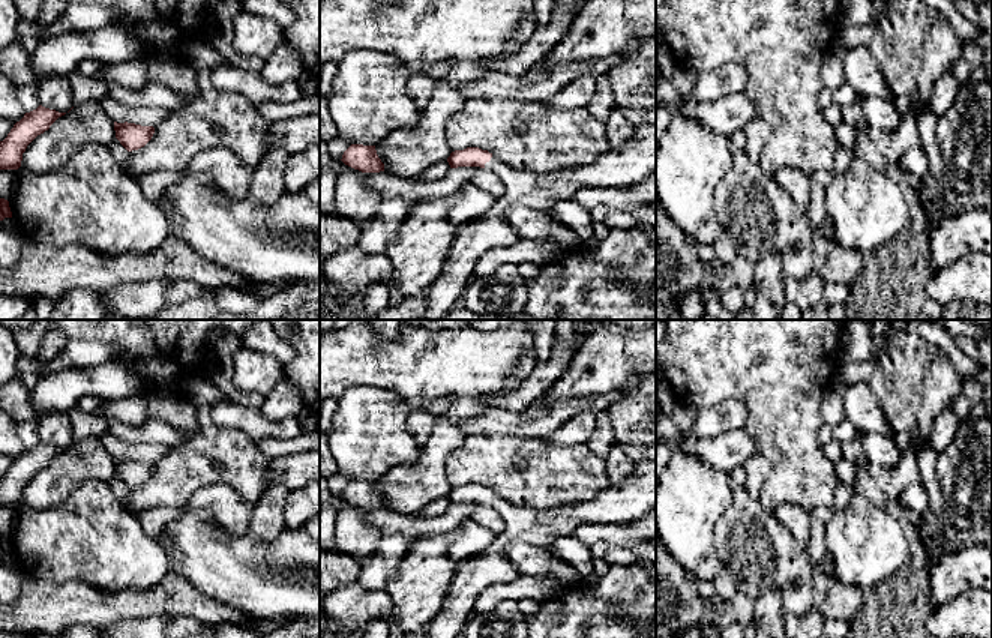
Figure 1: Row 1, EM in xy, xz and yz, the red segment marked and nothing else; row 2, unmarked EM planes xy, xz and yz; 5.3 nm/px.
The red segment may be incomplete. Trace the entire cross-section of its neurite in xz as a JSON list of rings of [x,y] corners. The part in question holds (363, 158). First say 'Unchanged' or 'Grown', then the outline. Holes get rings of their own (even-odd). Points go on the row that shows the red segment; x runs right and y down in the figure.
Unchanged. [[[351,144],[341,159],[345,165],[362,173],[384,171],[384,164],[377,155],[375,146]]]

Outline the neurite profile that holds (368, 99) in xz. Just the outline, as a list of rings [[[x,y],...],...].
[[[345,54],[327,93],[338,134],[351,144],[377,146],[395,131],[414,128],[422,110],[407,90],[411,75],[392,54]]]

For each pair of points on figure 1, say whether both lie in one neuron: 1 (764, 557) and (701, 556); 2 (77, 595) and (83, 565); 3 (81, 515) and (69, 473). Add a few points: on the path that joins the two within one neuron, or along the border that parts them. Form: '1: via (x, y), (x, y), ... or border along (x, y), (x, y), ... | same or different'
1: border along (718, 520), (715, 526), (715, 550), (722, 566) | different
2: border along (45, 578), (86, 581), (107, 592), (114, 590) | different
3: border along (107, 481), (87, 479), (60, 502), (44, 509) | different

